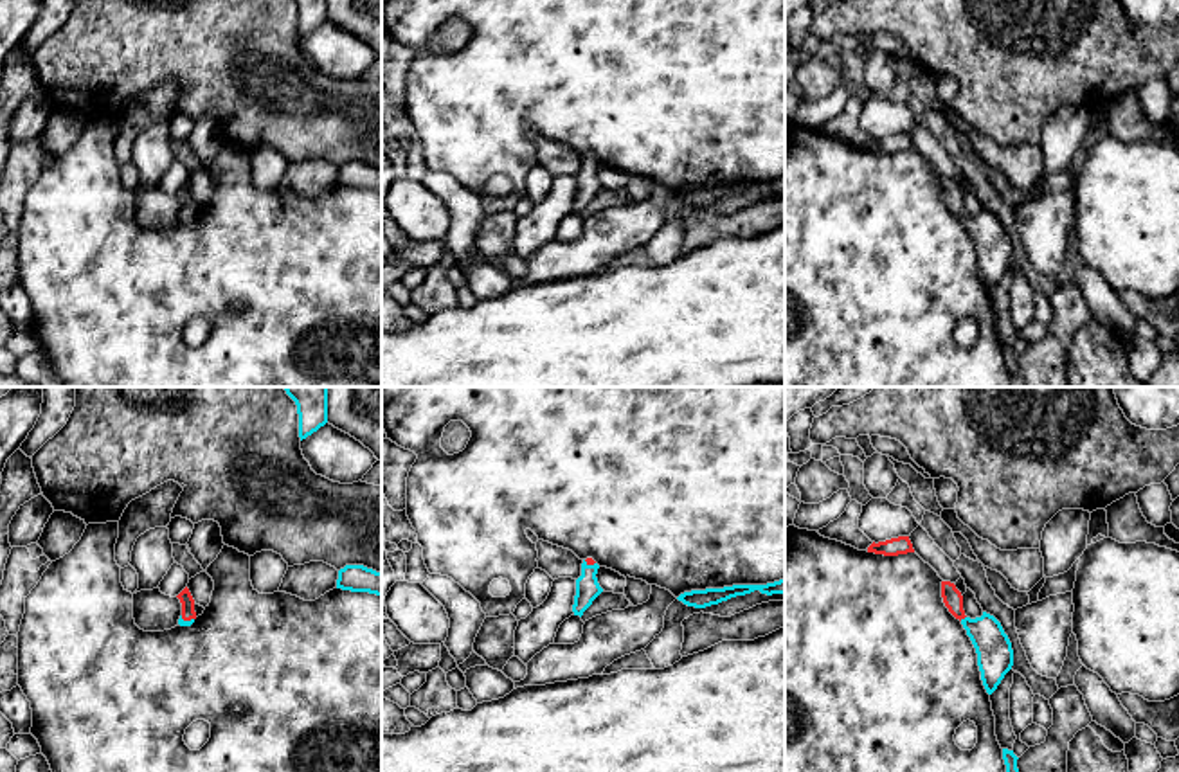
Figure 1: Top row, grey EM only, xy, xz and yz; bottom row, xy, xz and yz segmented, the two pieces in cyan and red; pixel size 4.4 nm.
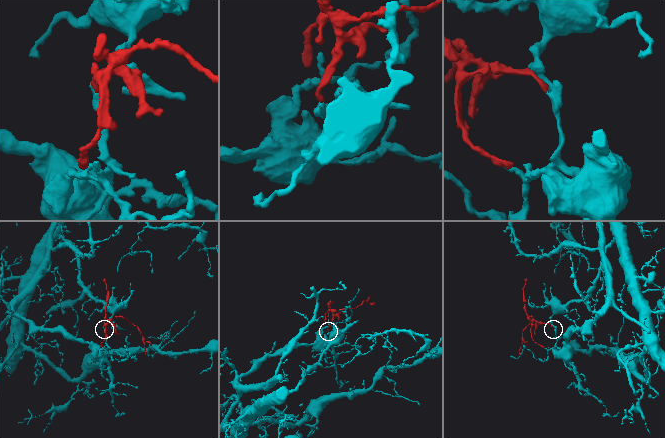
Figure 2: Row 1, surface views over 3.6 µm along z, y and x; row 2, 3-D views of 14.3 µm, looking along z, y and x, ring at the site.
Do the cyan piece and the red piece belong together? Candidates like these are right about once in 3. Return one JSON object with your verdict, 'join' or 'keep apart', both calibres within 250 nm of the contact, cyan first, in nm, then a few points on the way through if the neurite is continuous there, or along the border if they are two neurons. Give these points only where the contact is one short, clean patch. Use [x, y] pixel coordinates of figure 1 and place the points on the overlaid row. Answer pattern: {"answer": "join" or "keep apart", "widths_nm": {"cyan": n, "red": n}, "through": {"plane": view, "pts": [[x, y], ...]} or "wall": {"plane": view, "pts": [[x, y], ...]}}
{"answer": "join", "widths_nm": {"cyan": 160, "red": 90}, "through": {"plane": "yz", "pts": [[994, 650], [962, 619], [953, 598]]}}

